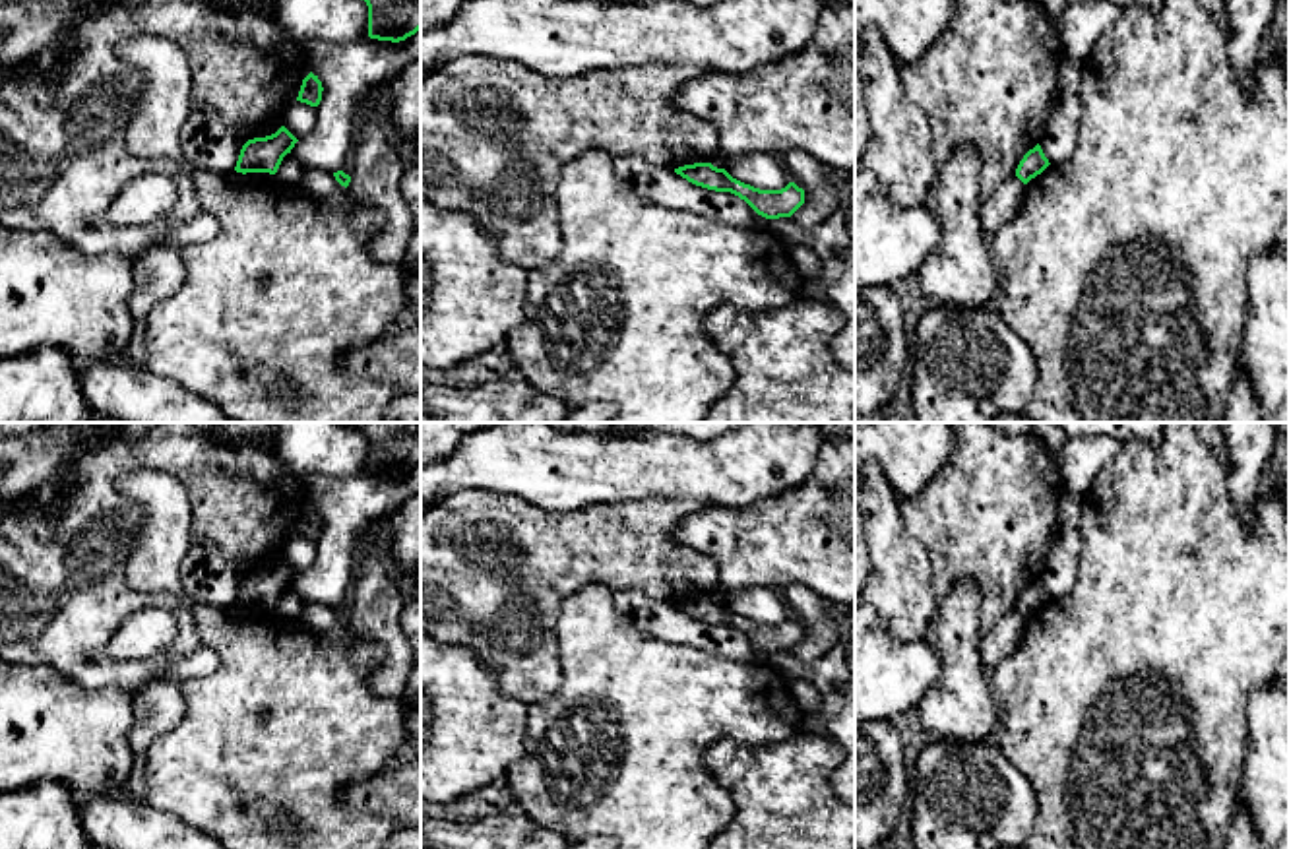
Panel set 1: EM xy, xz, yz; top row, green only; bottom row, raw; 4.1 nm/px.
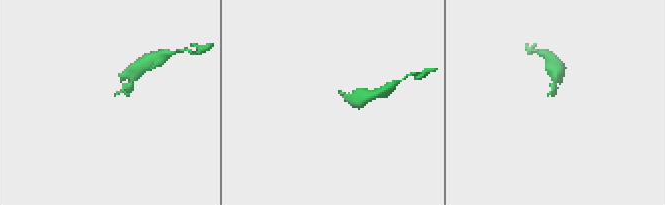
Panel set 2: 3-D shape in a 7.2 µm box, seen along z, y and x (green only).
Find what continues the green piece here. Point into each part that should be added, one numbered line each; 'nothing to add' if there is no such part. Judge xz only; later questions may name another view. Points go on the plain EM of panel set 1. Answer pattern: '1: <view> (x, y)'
nothing to add

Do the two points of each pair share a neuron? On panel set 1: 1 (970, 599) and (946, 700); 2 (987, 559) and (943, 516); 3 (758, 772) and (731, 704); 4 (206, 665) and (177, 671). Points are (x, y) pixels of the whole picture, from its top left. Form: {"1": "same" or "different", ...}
{"1": "same", "2": "same", "3": "different", "4": "same"}

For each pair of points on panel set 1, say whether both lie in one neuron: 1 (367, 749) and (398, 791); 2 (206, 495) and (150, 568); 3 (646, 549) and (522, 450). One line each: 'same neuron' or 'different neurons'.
1: different neurons
2: different neurons
3: different neurons

